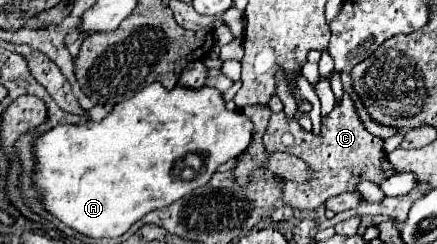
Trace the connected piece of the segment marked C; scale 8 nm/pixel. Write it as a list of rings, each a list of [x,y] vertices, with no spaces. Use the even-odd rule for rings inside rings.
[[[346,91],[342,99],[334,105],[334,109],[322,117],[320,133],[306,131],[294,117],[288,117],[284,111],[272,115],[264,133],[264,147],[268,153],[292,153],[300,159],[306,159],[314,167],[314,179],[302,185],[292,181],[280,181],[280,177],[274,177],[280,183],[282,201],[292,209],[314,211],[330,197],[336,197],[346,191],[356,191],[360,181],[382,183],[386,181],[386,177],[398,173],[388,161],[388,155],[384,151],[384,139],[374,137],[370,131],[366,131],[364,123],[358,117],[354,101]]]

